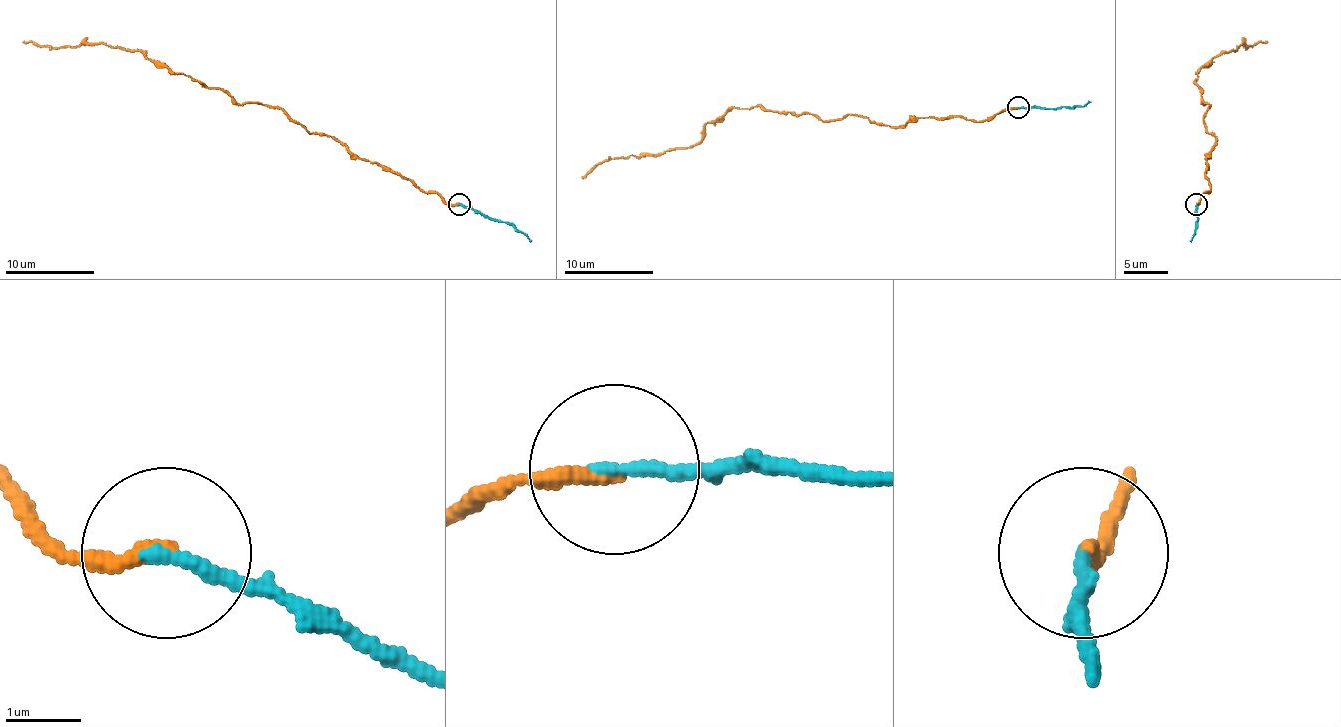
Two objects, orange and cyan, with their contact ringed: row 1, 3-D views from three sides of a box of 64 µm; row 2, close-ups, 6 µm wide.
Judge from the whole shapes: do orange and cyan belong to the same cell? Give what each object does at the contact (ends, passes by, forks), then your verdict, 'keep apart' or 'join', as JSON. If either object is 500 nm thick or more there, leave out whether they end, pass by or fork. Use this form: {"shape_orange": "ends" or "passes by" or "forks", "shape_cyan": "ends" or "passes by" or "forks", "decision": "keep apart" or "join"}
{"shape_orange": "ends", "shape_cyan": "ends", "decision": "join"}

